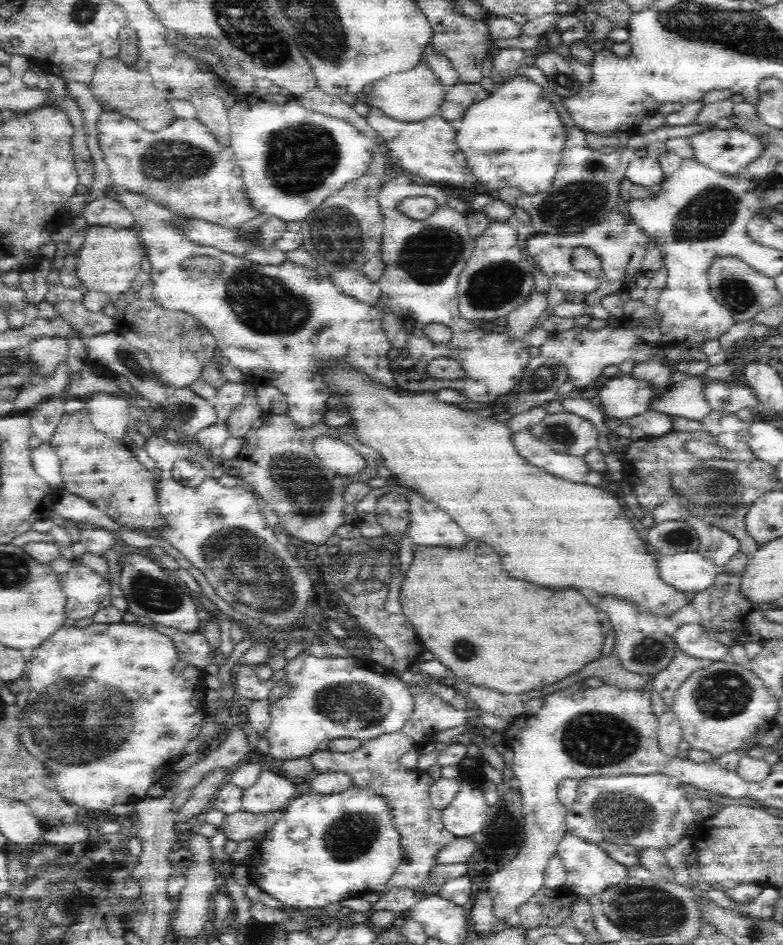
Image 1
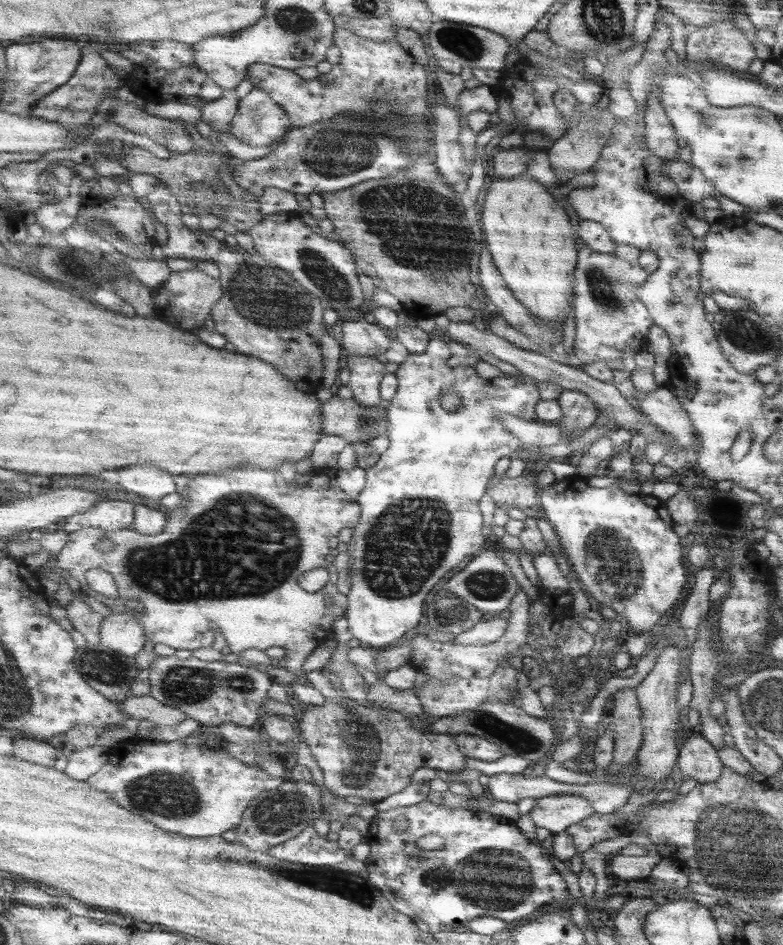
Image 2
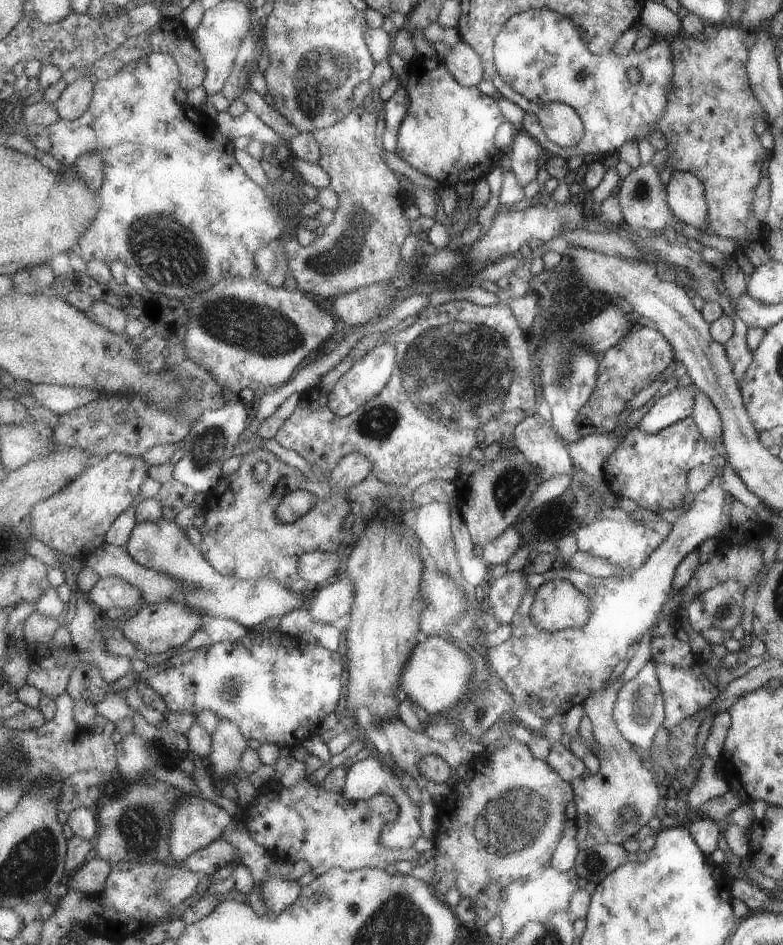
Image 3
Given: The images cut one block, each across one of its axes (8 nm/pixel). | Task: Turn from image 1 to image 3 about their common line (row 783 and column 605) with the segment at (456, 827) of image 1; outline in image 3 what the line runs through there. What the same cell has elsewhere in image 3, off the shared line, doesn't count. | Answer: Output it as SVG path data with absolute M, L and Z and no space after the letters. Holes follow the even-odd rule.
M693 416L661 430L651 436L639 428L633 428L629 436L621 442L621 446L609 456L605 462L605 484L613 496L629 498L639 502L643 508L655 512L659 508L679 508L679 502L691 492L687 486L689 474L697 466L725 466L725 458L709 444L709 440L701 434L699 424Z

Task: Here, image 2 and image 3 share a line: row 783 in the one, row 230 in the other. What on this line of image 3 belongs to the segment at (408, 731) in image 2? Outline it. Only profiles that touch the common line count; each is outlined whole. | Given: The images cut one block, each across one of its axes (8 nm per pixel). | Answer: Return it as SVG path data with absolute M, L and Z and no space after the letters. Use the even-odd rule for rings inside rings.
M361 106L335 126L313 134L323 152L319 164L331 176L329 188L339 194L339 204L323 236L317 236L309 248L299 248L293 262L289 262L299 290L323 298L341 298L365 286L391 282L405 270L399 250L413 230L411 220L405 218L409 192L403 186L403 178L387 166L381 154L379 118Z

